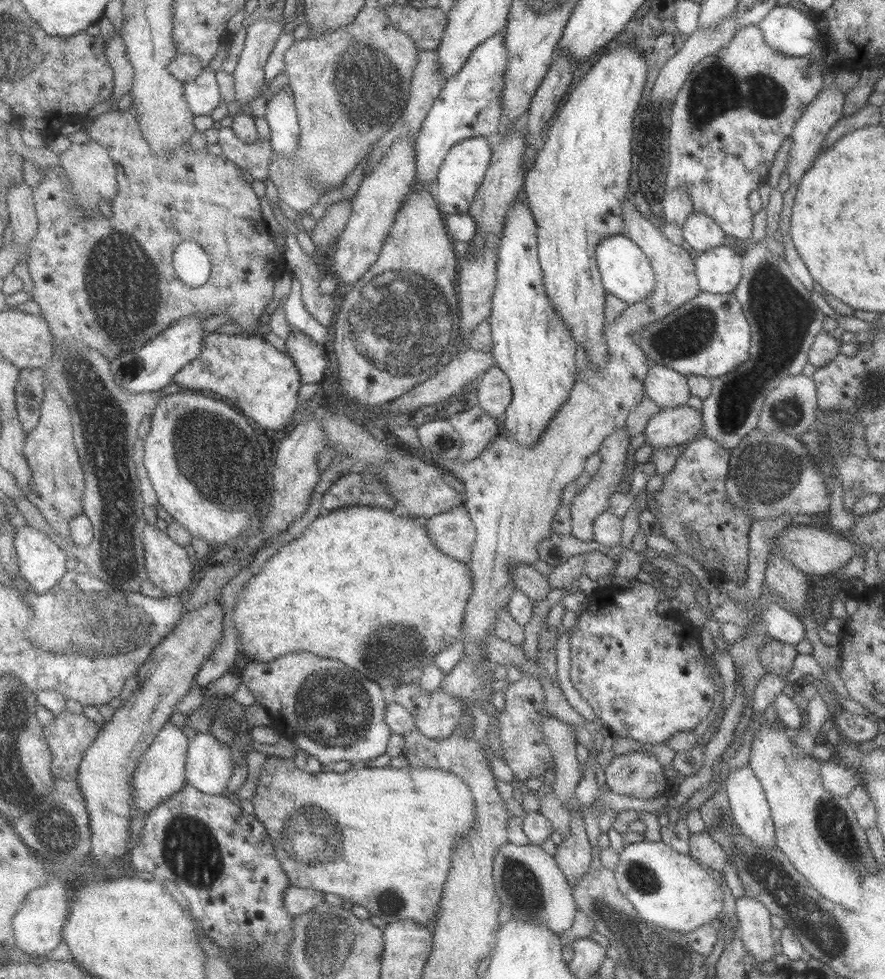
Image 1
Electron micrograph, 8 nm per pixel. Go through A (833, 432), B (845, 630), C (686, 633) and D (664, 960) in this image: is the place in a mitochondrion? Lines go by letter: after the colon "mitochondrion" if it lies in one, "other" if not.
A: mitochondrion
B: other
C: other
D: mitochondrion

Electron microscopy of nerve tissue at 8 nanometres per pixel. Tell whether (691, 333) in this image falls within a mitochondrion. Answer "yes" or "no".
yes

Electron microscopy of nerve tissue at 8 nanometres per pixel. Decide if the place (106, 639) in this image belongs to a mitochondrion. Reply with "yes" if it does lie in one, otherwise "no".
yes

